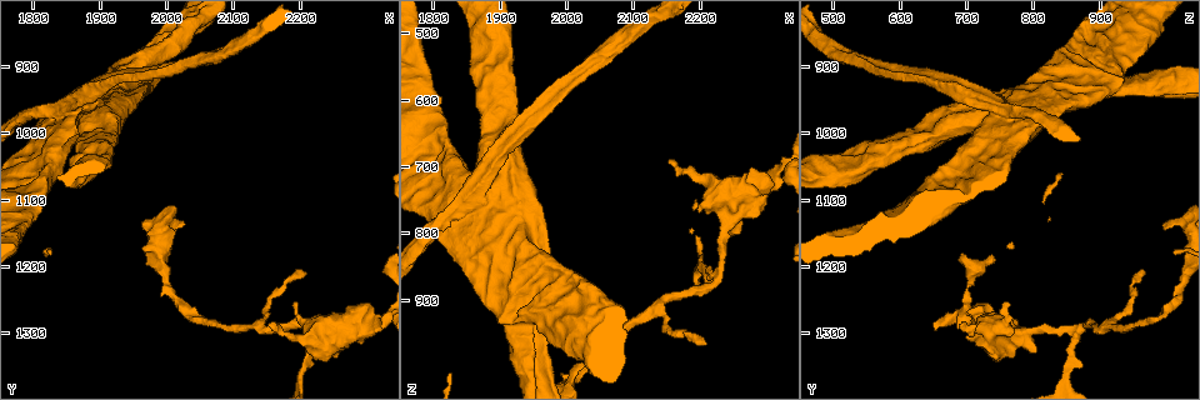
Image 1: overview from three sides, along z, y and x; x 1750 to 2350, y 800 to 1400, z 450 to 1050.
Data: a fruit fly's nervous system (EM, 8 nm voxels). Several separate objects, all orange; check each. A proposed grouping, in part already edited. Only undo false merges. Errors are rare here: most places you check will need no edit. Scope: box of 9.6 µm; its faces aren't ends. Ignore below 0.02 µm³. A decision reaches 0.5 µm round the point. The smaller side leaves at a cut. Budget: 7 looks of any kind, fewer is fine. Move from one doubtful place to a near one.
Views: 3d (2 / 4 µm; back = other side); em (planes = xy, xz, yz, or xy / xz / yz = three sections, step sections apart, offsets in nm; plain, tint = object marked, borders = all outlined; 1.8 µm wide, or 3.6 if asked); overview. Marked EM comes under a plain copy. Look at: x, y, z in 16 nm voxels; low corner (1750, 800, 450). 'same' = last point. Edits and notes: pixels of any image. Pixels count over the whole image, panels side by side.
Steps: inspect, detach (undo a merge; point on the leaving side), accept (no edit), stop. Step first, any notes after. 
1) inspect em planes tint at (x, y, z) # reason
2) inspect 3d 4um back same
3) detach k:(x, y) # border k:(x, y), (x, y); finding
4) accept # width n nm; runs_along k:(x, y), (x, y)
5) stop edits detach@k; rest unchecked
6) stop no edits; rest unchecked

inspect em 3.6um xy step 16 tint at (1935, 925, 990) # abrupt turn

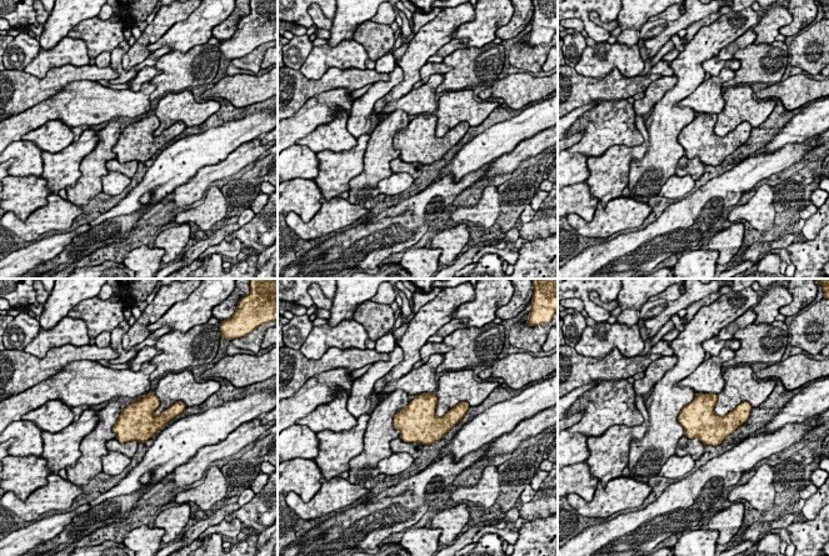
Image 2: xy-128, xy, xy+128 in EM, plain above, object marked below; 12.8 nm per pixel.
inspect em 3.6um planes tint same

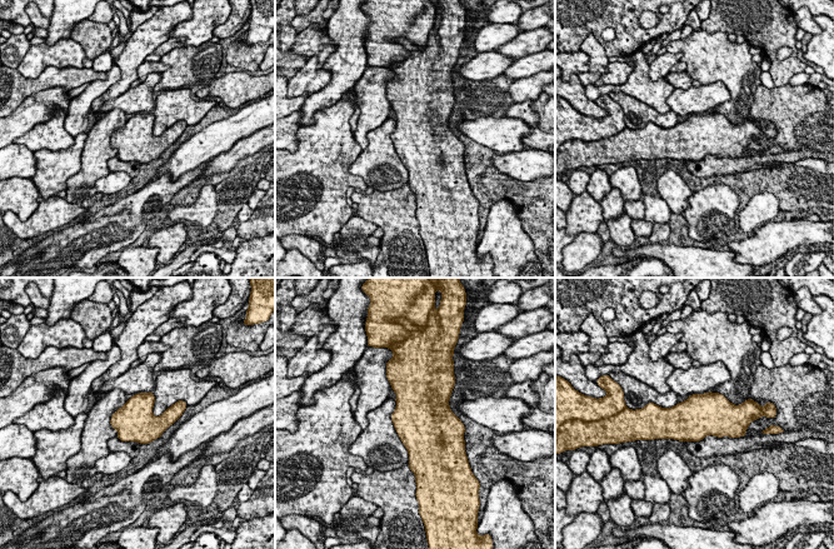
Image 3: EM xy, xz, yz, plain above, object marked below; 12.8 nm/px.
accept # all the same neuron

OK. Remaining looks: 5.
inspect 3d 4um at (1910, 930, 880) # closes a loop

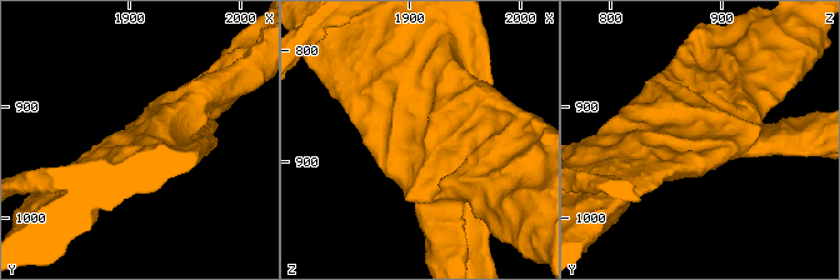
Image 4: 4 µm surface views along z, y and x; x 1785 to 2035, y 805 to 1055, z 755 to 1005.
inspect em 3.6um planes tint at (1916, 930, 882)

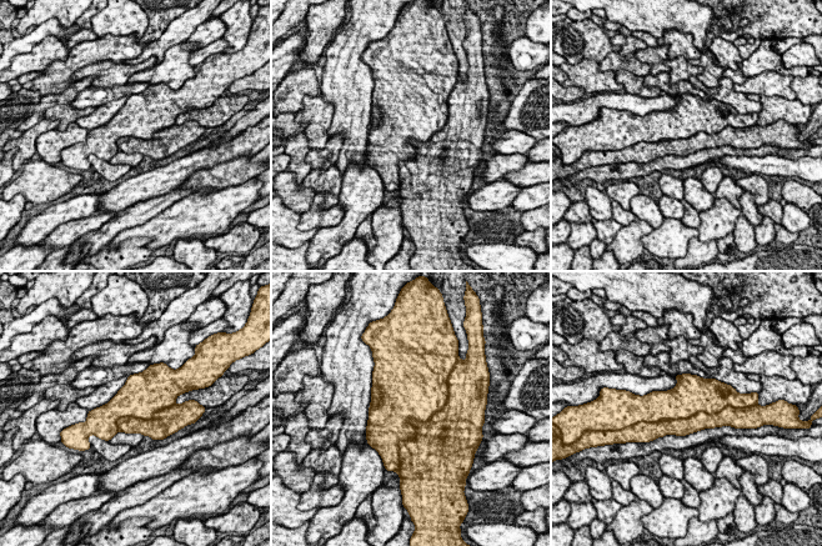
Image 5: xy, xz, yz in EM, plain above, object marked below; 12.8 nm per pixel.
detach 5:(427, 432) # width 700 nm; border 5:(449, 389), (399, 452); a second neuron is stuck on

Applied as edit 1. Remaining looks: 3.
inspect em xy step 8 tint at (2230, 1300, 860) # sudden change in width

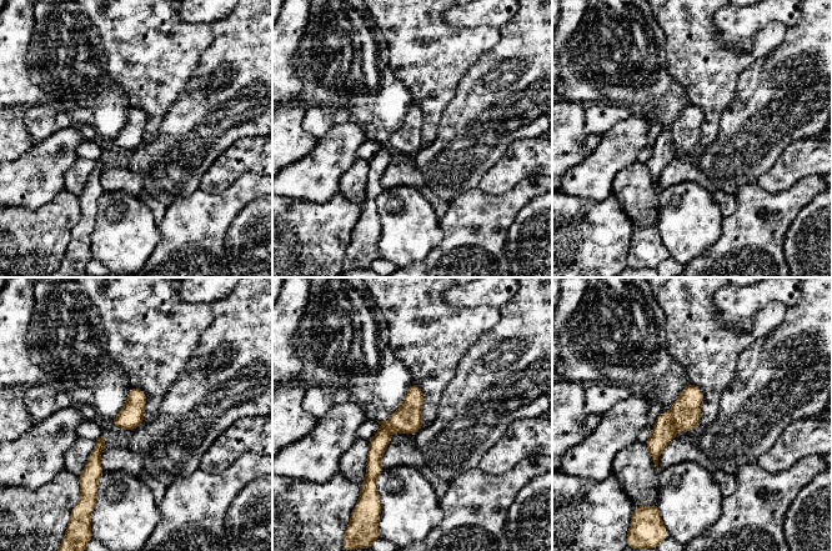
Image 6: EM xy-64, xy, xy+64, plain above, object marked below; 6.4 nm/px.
detach 6:(663, 432) # width 160 nm; border 6:(670, 414), (676, 431); two neurons meet here

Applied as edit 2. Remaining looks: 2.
stop edits detach@5, detach@6; rest unchecked

